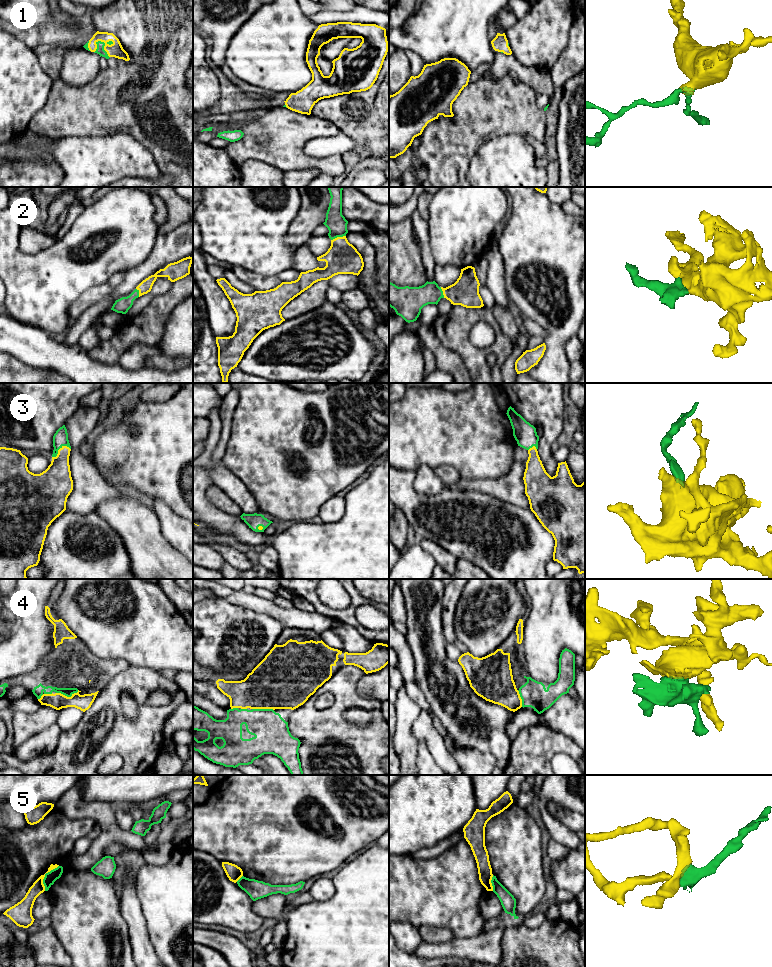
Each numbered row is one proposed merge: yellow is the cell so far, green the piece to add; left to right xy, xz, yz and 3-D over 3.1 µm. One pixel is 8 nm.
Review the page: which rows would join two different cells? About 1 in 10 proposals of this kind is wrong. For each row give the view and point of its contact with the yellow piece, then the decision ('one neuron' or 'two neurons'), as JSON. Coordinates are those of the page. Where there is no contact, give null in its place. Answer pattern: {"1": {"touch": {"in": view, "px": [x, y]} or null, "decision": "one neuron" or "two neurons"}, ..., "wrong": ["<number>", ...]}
{"1": {"touch": {"in": "xy", "px": [104, 46]}, "decision": "one neuron"}, "2": {"touch": {"in": "xz", "px": [338, 237]}, "decision": "one neuron"}, "3": {"touch": {"in": "xy", "px": [59, 449]}, "decision": "one neuron"}, "4": {"touch": {"in": "xy", "px": [66, 696]}, "decision": "one neuron"}, "5": {"touch": {"in": "xy", "px": [44, 876]}, "decision": "two neurons"}, "wrong": ["5"]}

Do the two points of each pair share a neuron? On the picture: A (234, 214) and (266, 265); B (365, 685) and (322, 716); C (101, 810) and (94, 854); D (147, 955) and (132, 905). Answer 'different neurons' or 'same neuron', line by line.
A: same neuron
B: different neurons
C: same neuron
D: same neuron

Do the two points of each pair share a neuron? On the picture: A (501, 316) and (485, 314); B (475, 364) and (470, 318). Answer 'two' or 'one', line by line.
A: two
B: one

